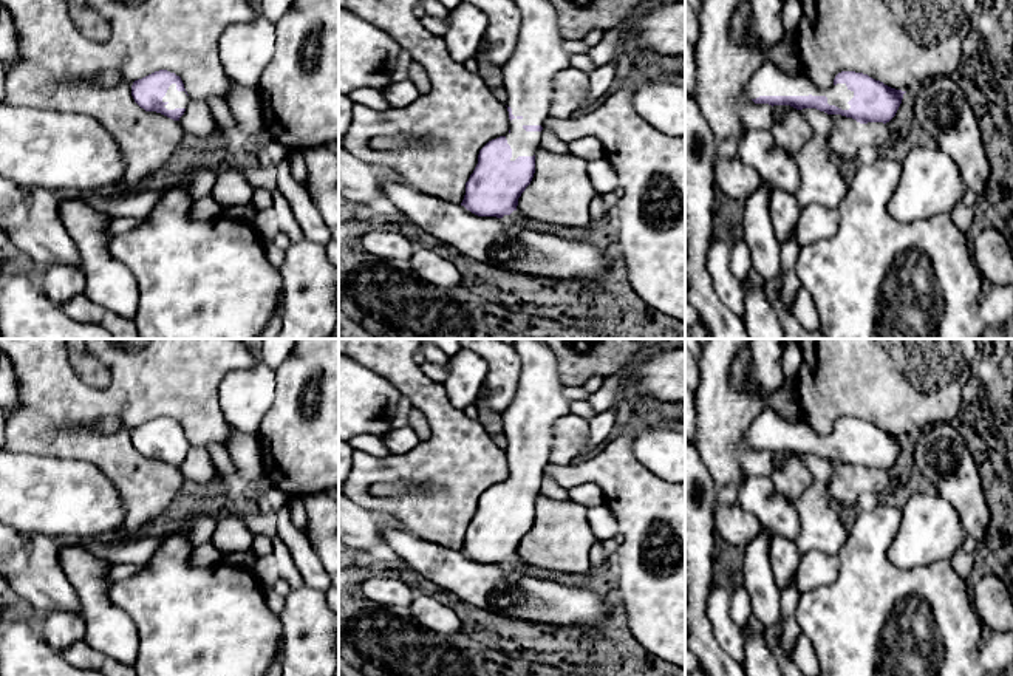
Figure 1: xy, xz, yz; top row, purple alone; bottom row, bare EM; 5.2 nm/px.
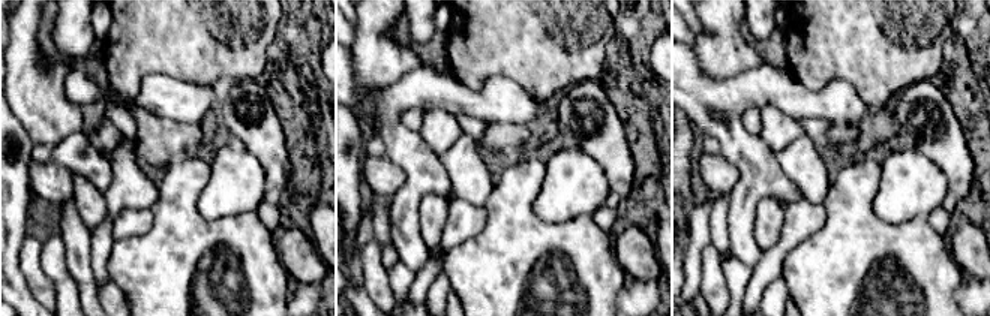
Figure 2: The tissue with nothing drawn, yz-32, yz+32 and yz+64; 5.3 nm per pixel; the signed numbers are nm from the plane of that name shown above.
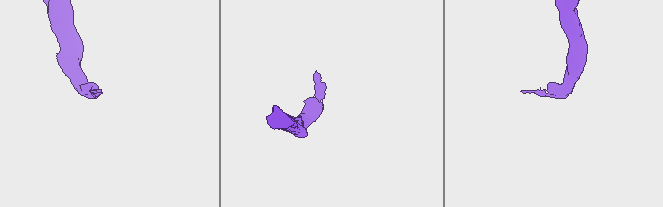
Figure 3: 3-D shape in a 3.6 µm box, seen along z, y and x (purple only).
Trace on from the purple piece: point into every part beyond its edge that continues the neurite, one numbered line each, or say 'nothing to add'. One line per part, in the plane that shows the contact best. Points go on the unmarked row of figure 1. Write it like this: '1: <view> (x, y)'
1: yz (767, 427)

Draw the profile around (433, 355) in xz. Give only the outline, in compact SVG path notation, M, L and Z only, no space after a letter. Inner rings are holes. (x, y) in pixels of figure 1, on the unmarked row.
M424 343L422 350L424 350L427 362L431 362L438 367L445 367L450 360L450 356L447 356L444 351L441 351L438 347L431 343Z

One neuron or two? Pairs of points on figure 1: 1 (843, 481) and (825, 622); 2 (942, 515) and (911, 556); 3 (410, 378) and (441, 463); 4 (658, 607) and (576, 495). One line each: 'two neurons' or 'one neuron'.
1: two neurons
2: one neuron
3: one neuron
4: two neurons

